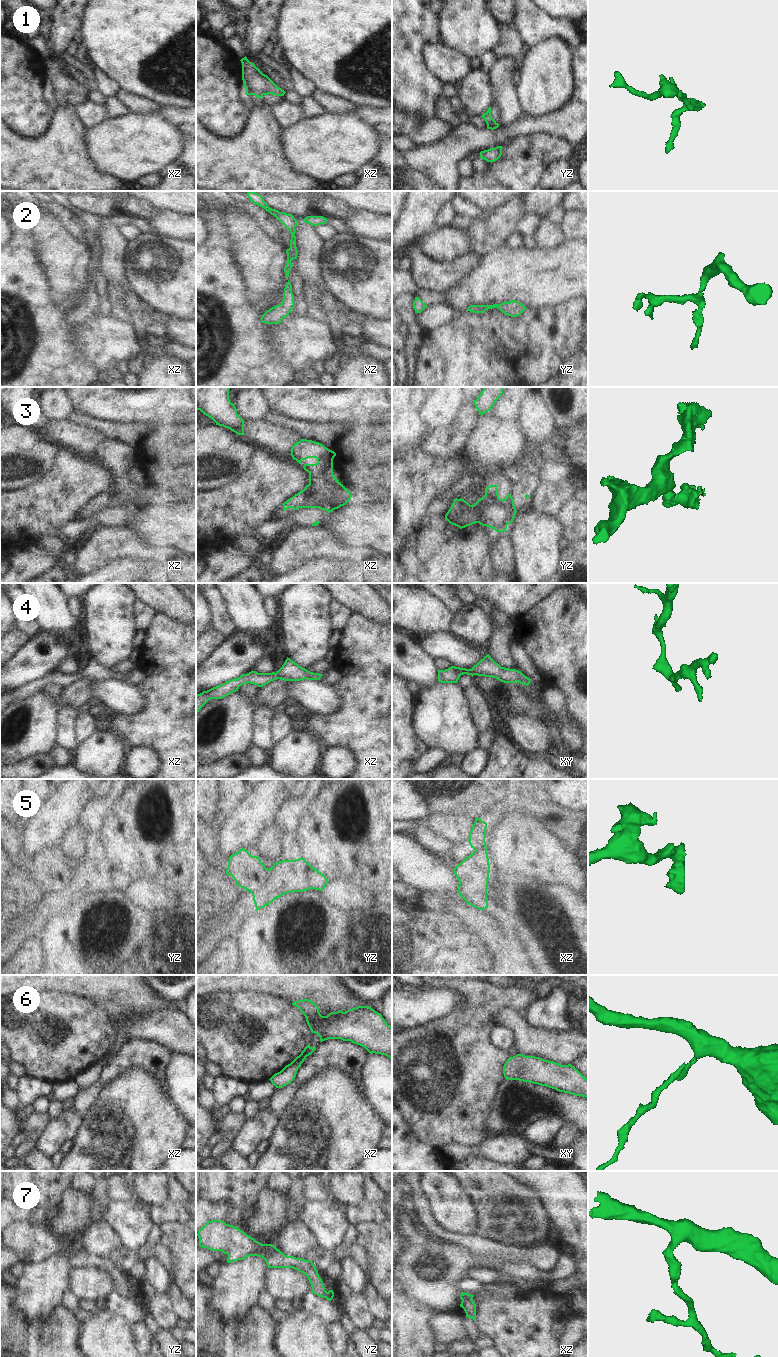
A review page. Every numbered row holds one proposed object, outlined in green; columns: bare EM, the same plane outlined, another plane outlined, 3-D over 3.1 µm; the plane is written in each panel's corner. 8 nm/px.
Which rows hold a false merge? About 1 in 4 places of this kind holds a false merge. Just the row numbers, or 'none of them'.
5, 6

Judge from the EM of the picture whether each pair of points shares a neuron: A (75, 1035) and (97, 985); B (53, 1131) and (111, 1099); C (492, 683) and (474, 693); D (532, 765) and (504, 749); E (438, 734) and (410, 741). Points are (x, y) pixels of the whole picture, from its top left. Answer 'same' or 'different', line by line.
A: different
B: different
C: different
D: same
E: different

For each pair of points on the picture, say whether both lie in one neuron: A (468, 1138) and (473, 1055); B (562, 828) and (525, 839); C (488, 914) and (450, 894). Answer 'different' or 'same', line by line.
A: same
B: different
C: same

